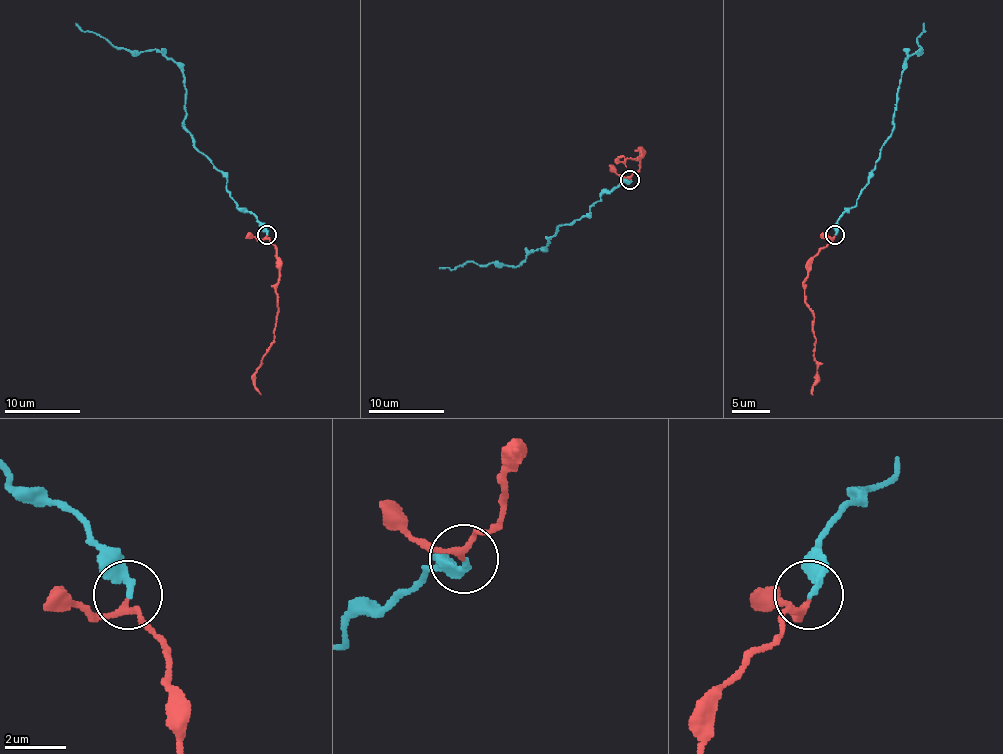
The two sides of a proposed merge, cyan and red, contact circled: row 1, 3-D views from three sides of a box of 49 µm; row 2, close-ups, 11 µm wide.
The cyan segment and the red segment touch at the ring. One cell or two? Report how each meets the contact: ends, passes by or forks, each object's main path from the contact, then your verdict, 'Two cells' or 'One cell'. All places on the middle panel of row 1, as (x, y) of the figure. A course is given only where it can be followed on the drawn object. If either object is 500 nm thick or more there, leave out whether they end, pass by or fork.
At the ring cyan ends. At the ring red passes by. Course of cyan: (630, 179), (600, 198), (590, 213), (560, 224), (545, 247), (516, 266), (469, 262), (452, 270), (439, 268). Course of red: (630, 179), (640, 167), (640, 148), (638, 160), (628, 158), (619, 162), (619, 158), (625, 158). One cell

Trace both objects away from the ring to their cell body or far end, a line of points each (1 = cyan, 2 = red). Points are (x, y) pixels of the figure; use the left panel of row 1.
1: (267, 234), (257, 218), (236, 207), (227, 179), (183, 125), (181, 69), (153, 50), (115, 48), (75, 23)
2: (267, 236), (276, 249), (278, 258), (276, 315), (274, 342), (255, 374), (255, 389), (261, 395)

